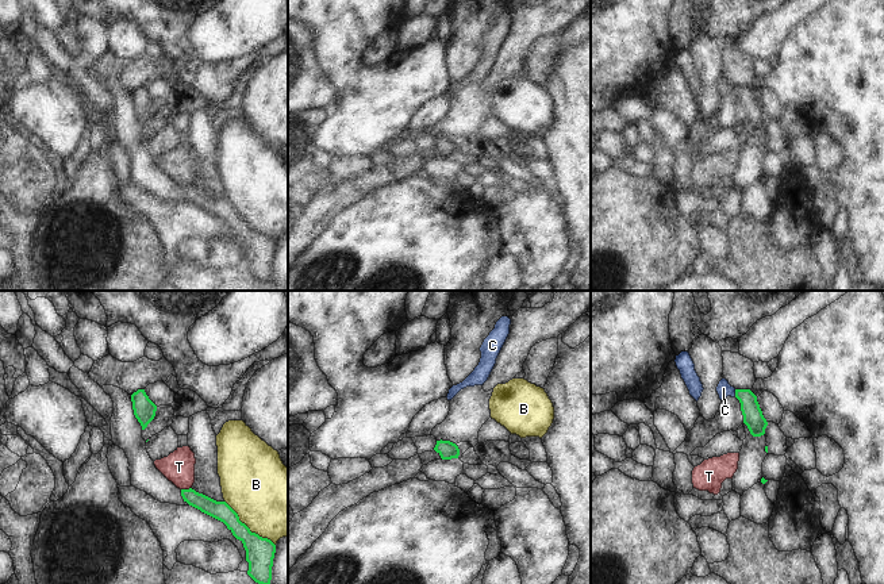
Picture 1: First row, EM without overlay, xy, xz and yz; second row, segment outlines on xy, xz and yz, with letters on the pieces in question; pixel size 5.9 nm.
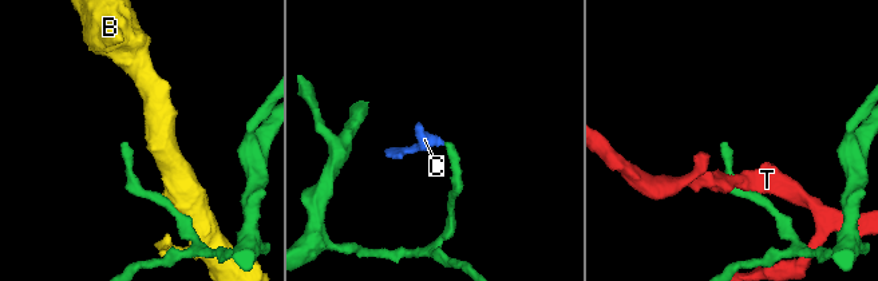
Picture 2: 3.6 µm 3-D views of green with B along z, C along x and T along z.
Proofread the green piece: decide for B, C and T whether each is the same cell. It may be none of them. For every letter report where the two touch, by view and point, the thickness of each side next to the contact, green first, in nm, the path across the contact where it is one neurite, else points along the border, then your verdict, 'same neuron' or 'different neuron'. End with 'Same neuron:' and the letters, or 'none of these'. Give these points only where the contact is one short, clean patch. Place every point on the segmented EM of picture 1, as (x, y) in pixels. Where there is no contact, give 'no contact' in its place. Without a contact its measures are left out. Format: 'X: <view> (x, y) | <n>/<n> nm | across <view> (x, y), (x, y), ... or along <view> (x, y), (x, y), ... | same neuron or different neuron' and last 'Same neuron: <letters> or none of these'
B: xy (248, 527) | 180/440 nm | along xy (225, 500), (252, 531), (266, 537), (275, 545) | different neuron
C: yz (735, 392) | 120/90 nm | across yz (753, 418), (749, 404), (735, 392), (723, 388) | same neuron
T: xy (185, 490) | 110/190 nm | along xy (191, 487), (181, 490) | different neuron
Same neuron: C

